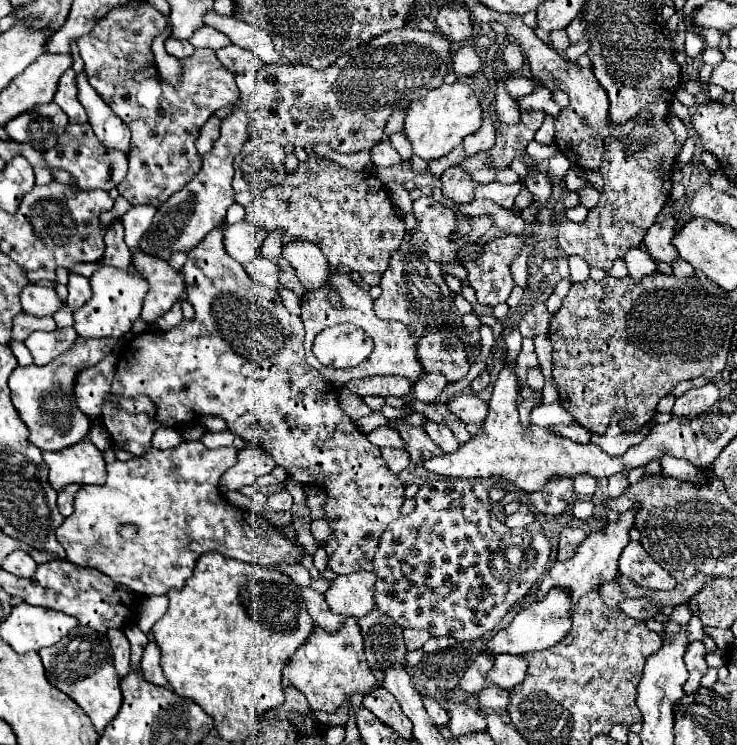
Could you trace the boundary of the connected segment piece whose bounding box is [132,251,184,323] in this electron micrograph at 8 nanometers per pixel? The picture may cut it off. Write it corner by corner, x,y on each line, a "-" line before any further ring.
136,251
132,255
132,265
150,283
150,291
144,299
142,319
146,323
152,323
156,317
170,311
172,305
184,293
182,273
176,271
168,261
164,261
160,257
152,257
152,255
142,253
142,251

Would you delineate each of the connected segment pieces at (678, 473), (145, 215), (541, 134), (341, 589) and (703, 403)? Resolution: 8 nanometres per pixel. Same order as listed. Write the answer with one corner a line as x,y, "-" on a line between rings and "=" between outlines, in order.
664,455
660,459
662,463
662,475
664,477
672,477
672,479
680,479
680,481
688,481
694,485
704,485
708,481
708,475
704,469
698,469
696,465
684,461
684,459
674,459
=
136,205
132,207
124,217
124,229
126,229
126,245
130,251
136,251
138,249
138,243
140,239
150,231
152,227
152,221
154,221
154,215
156,215
156,209
152,209
150,205
=
548,115
542,123
542,129
534,137
538,143
554,143
554,117
=
368,571
336,577
324,595
330,611
356,619
368,615
374,609
374,583
376,573
=
708,383
700,389
692,387
688,393
676,397
672,417
690,417
690,419
694,419
700,413
704,413
706,409
710,409
718,399
720,399
720,395
718,395
718,387
714,383

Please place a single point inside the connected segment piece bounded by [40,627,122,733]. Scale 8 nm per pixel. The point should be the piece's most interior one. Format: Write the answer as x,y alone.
81,666

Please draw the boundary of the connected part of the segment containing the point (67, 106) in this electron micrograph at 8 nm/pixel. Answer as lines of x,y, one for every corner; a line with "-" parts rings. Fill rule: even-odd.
72,67
64,71
64,75
58,81
54,103
70,117
70,123
86,123
88,115
86,115
86,109
78,101
78,89
76,89
74,77
76,73

